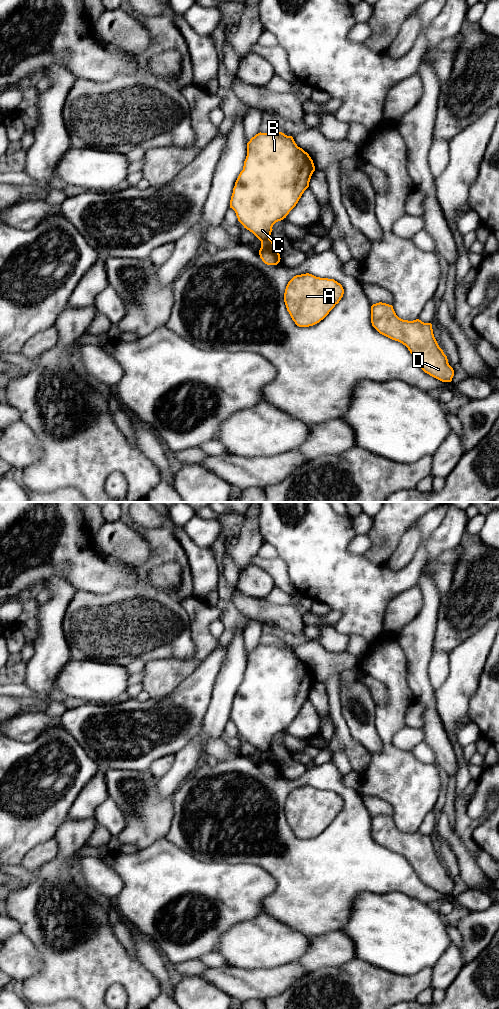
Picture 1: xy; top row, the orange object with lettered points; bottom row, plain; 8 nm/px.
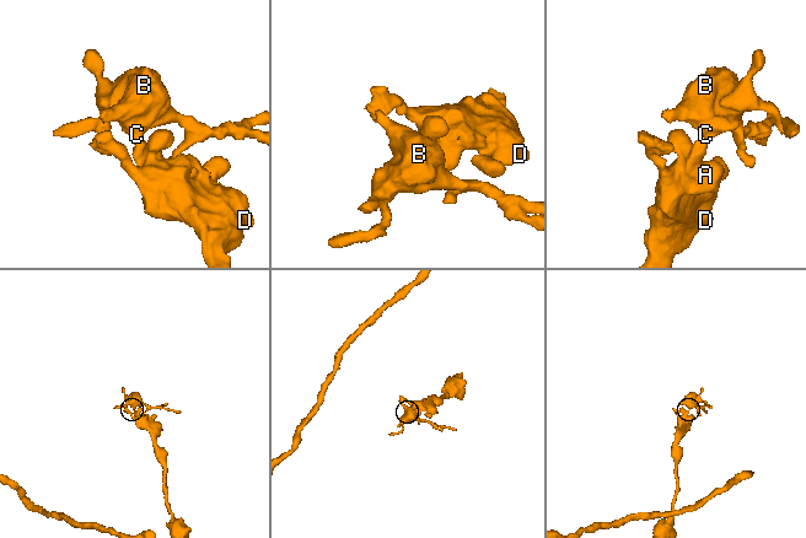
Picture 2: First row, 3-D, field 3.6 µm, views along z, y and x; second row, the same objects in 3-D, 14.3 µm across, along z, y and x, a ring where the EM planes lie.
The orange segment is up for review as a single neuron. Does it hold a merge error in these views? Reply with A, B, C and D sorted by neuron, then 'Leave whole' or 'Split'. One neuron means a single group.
Groups: A D / B C. Split

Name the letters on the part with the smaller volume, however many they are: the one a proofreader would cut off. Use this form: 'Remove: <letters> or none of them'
Remove: B, C

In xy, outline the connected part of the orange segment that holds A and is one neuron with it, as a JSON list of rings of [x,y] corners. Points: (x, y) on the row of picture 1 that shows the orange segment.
[[[306,273],[296,275],[288,282],[284,302],[295,324],[309,327],[323,320],[343,294],[342,285],[334,279]]]

